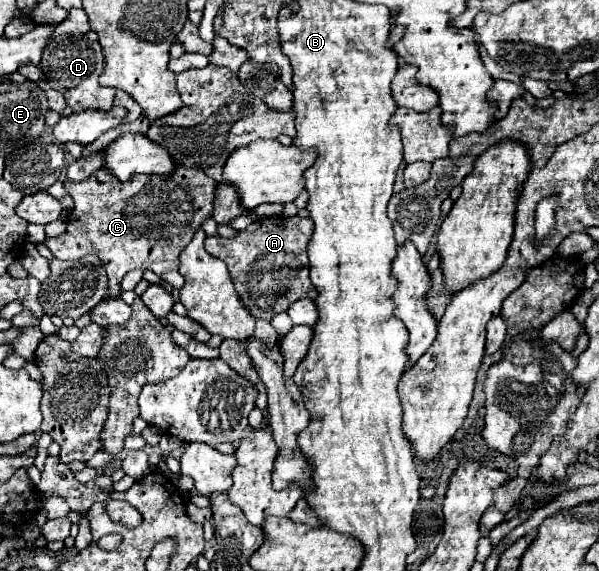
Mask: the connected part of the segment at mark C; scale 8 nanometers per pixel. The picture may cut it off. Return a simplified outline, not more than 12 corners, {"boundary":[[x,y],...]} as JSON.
{"boundary":[[179,165],[65,181],[61,259],[97,255],[109,295],[133,269],[175,289],[217,183]]}

